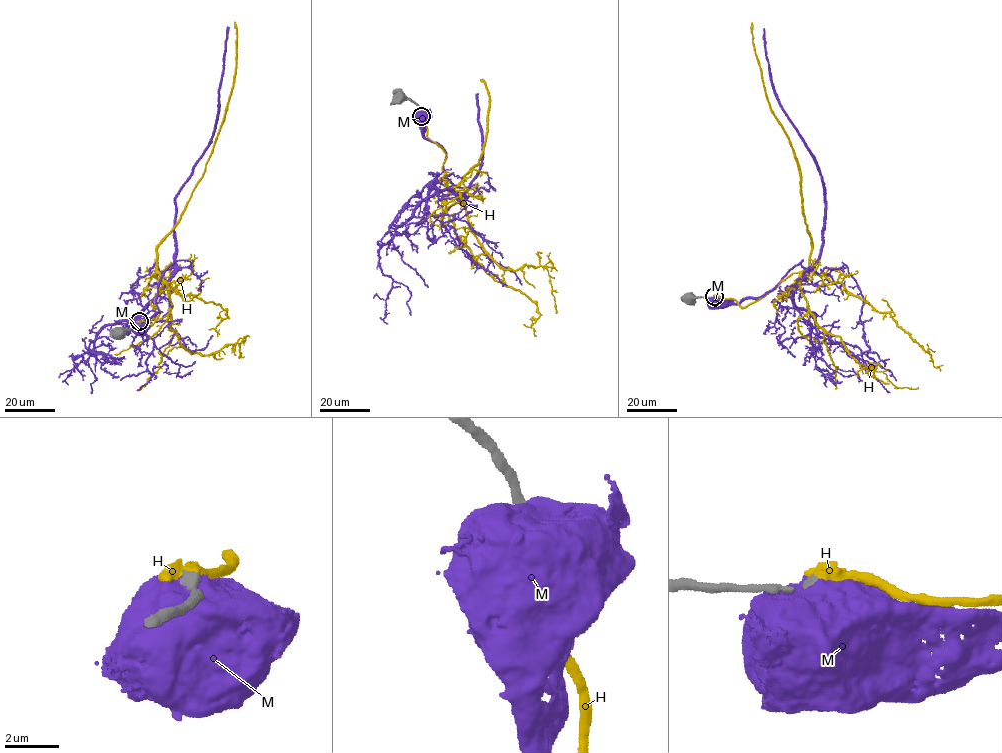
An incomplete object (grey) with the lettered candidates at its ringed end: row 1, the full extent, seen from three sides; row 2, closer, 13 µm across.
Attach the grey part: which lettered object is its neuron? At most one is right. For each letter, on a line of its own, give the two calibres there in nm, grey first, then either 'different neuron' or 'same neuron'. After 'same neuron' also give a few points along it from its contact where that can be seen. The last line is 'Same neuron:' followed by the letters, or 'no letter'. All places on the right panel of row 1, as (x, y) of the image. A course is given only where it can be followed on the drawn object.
H: 360 nm thick on the grey side, 600 nm on the other; same neuron; it runs (714, 296), (734, 299), (743, 307), (758, 300), (803, 272), (811, 249), (799, 169), (765, 92), (752, 22)
M: 360 nm thick on the grey side, 1050 nm on the other; different neuron
Same neuron: H

